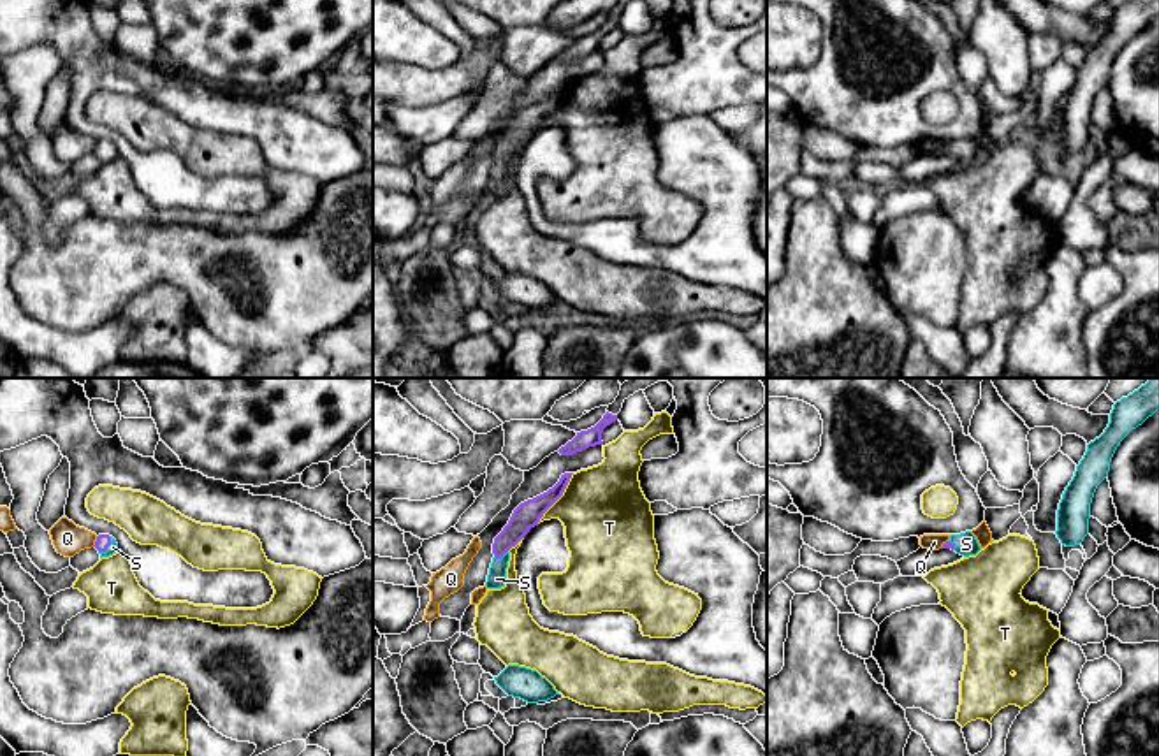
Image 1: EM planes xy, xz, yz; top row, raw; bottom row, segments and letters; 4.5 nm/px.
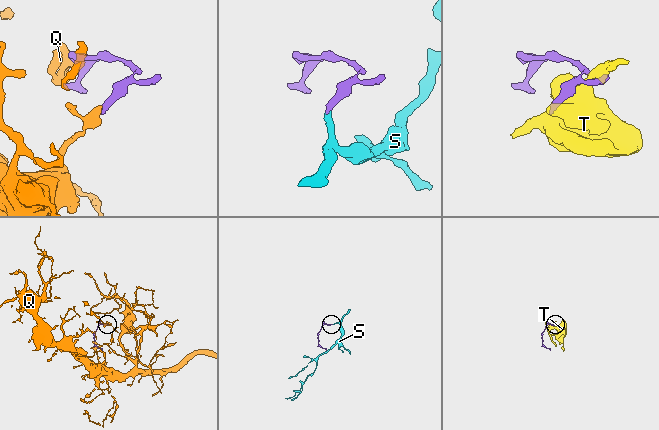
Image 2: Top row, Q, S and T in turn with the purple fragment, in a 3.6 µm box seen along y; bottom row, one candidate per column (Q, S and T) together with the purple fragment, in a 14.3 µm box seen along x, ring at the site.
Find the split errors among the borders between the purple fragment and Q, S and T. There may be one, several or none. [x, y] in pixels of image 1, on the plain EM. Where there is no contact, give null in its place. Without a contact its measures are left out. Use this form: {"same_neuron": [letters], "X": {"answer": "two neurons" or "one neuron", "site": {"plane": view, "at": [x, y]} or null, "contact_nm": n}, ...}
{"same_neuron": ["S"], "Q": {"answer": "two neurons", "site": {"plane": "xy", "at": [95, 150]}, "contact_nm": 30}, "S": {"answer": "one neuron", "site": {"plane": "xy", "at": [106, 153]}, "contact_nm": 100}, "T": {"answer": "two neurons", "site": {"plane": "xz", "at": [560, 102]}, "contact_nm": 280}}

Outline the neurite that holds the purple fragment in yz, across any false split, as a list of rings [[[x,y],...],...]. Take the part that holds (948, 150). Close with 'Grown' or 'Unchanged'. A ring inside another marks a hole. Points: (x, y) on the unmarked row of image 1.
[[[971,137],[951,141],[941,155],[951,155],[964,164],[976,162],[981,156],[976,142]]]. Grown

